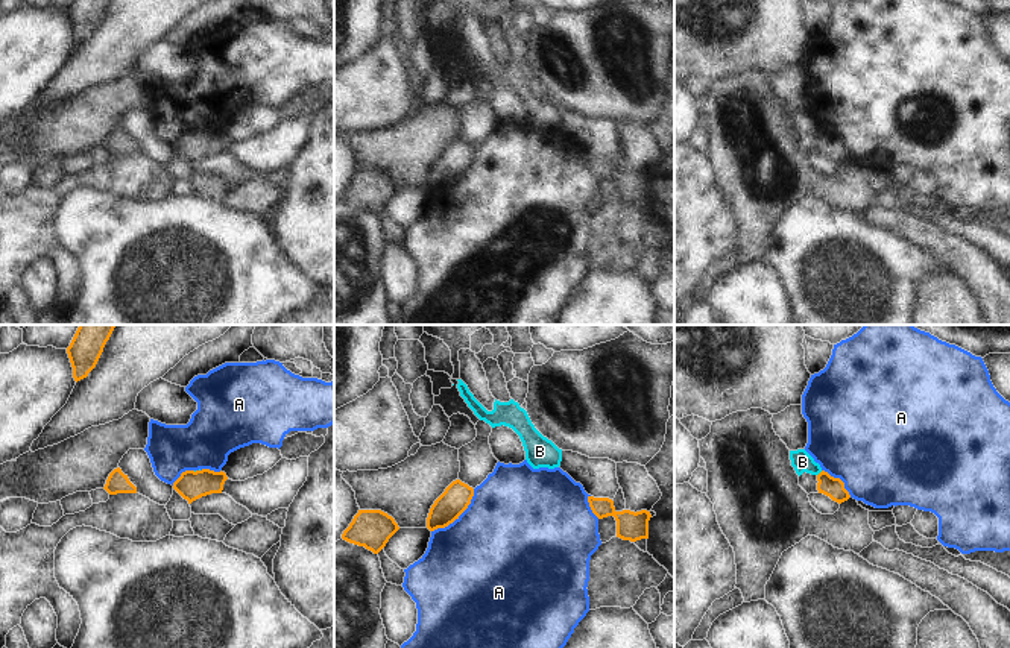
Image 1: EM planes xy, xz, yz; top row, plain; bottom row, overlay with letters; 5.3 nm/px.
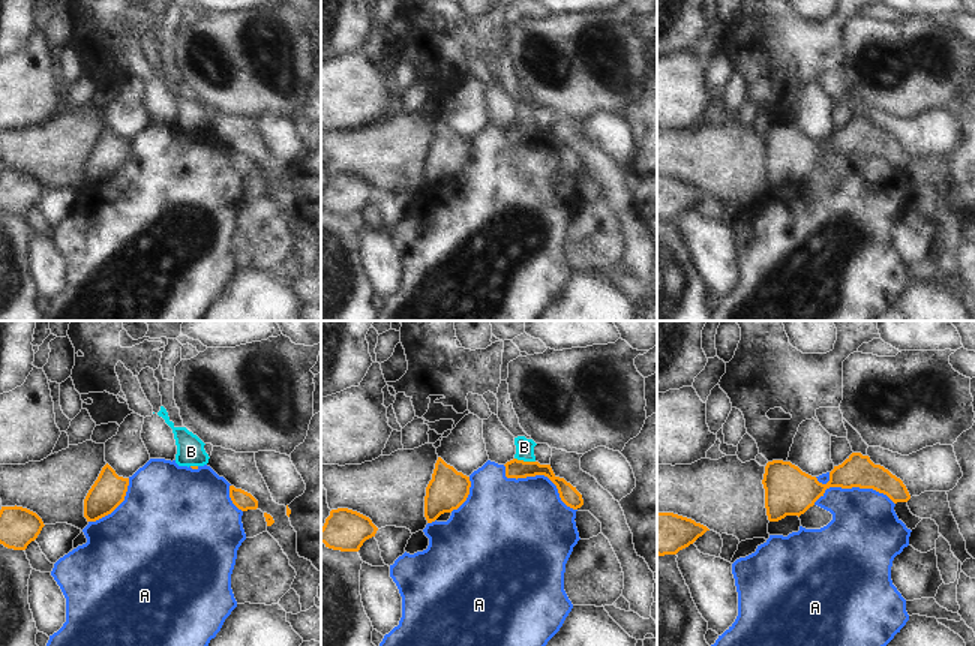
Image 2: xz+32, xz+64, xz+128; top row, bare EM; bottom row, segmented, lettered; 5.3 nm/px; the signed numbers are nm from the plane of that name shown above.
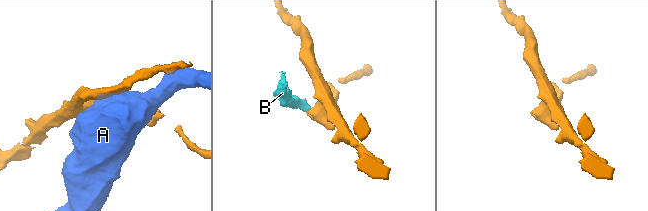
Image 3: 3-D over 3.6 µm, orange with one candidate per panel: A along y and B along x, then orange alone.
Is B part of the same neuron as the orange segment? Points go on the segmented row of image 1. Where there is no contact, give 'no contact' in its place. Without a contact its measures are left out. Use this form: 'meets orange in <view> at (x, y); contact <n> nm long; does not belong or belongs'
meets orange in yz at (819, 474); contact 40 nm long; does not belong

